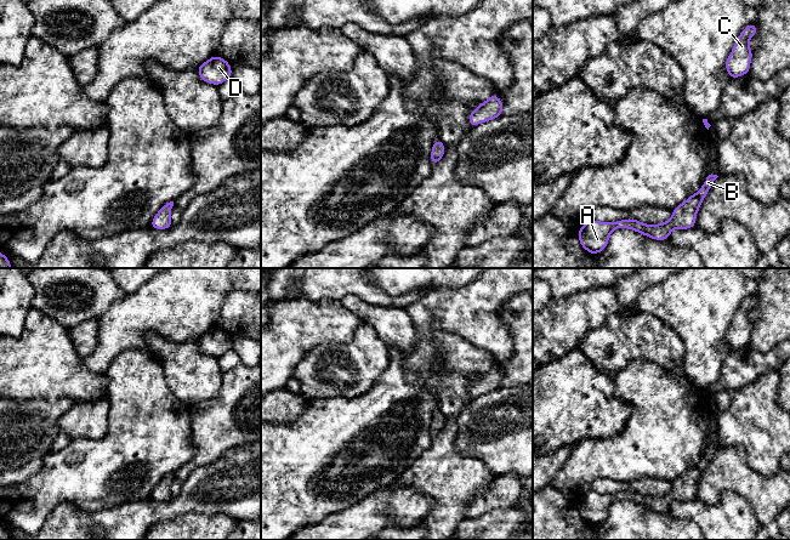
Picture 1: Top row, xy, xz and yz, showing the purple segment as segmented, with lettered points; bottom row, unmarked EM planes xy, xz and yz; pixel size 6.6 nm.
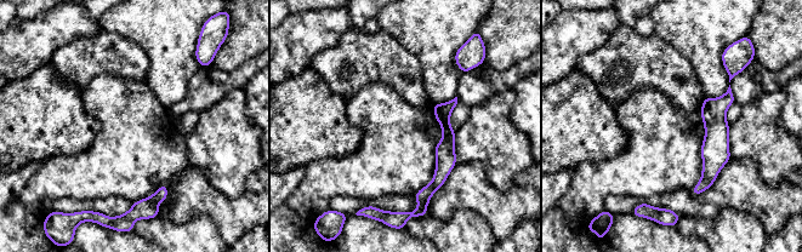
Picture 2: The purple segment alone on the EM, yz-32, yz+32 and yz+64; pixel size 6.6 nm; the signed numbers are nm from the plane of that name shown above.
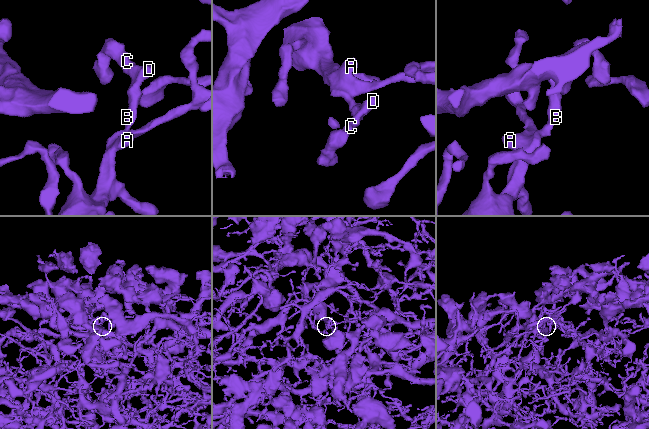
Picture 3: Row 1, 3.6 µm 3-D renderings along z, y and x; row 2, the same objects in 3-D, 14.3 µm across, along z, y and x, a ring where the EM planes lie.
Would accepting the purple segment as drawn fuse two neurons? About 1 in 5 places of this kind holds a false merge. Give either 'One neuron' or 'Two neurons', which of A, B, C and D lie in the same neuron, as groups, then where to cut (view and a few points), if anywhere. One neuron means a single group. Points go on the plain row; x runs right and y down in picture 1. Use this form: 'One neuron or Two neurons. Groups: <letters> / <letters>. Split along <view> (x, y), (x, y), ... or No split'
One neuron. Groups: A B C D. No split

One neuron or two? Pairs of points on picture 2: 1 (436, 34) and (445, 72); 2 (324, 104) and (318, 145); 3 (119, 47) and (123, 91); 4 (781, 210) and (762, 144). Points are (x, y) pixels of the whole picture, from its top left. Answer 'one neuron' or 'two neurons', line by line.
1: one neuron
2: one neuron
3: two neurons
4: two neurons

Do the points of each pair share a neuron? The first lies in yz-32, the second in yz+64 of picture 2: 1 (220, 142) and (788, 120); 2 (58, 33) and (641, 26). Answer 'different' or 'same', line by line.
1: different
2: different

